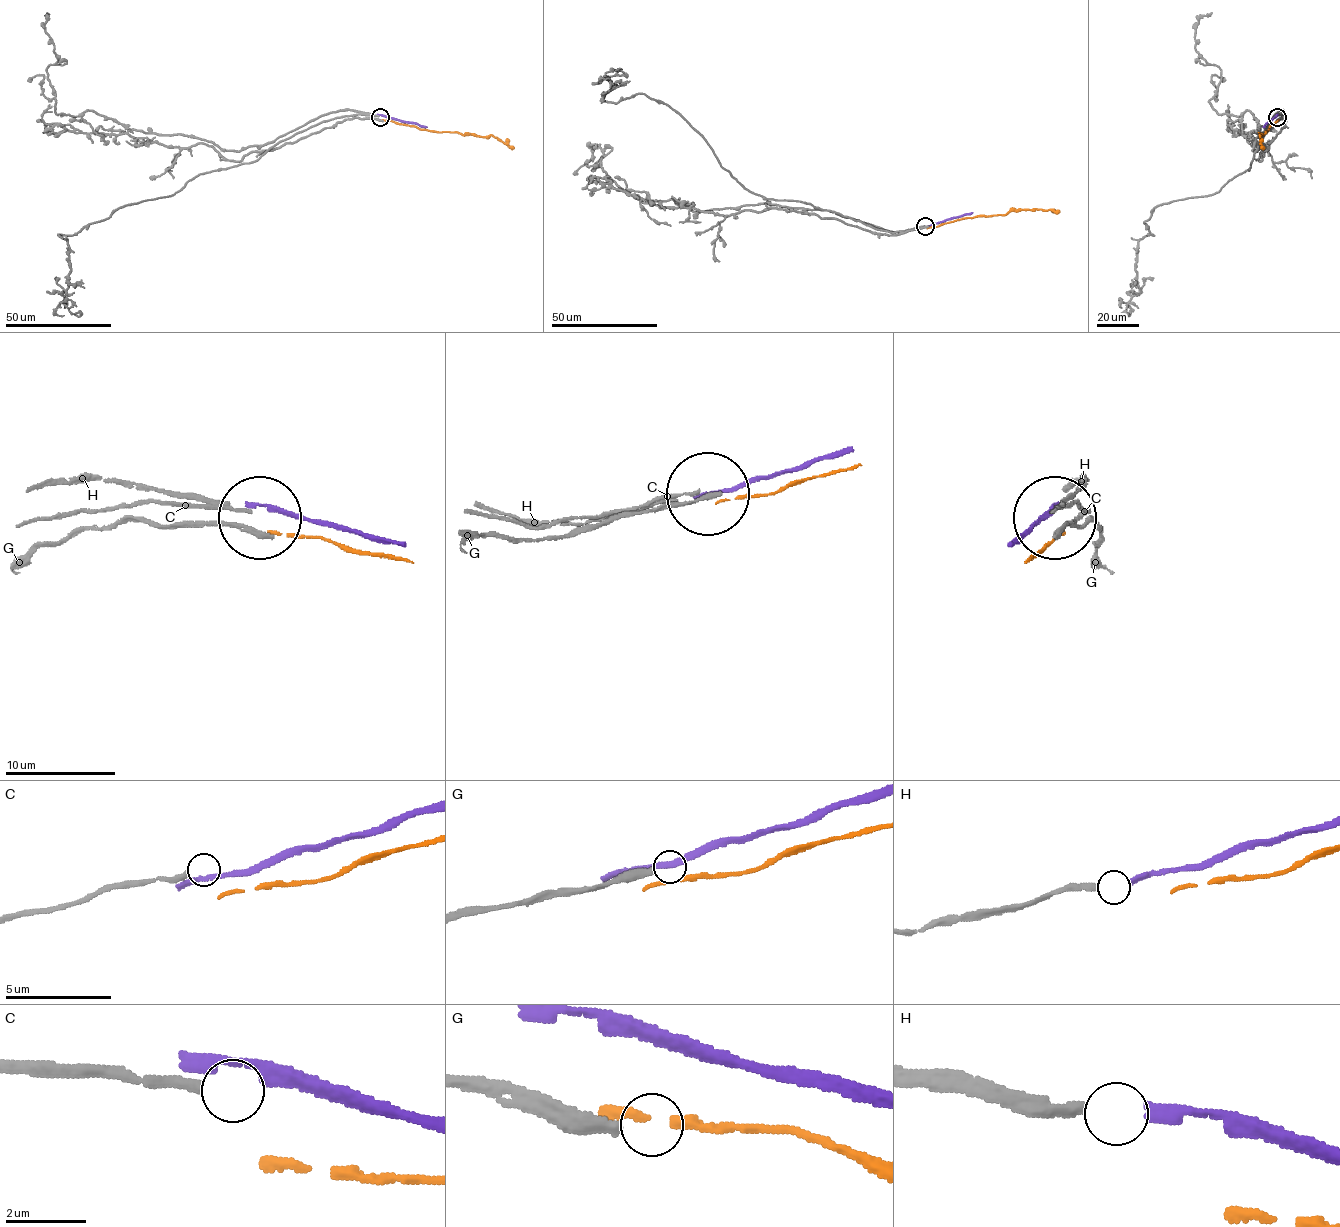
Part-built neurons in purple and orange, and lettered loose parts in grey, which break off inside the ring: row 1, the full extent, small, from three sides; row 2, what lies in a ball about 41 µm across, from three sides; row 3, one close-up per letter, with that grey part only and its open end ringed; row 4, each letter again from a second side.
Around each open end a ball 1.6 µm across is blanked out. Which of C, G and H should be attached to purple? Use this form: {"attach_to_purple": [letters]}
{"attach_to_purple": ["H"]}

